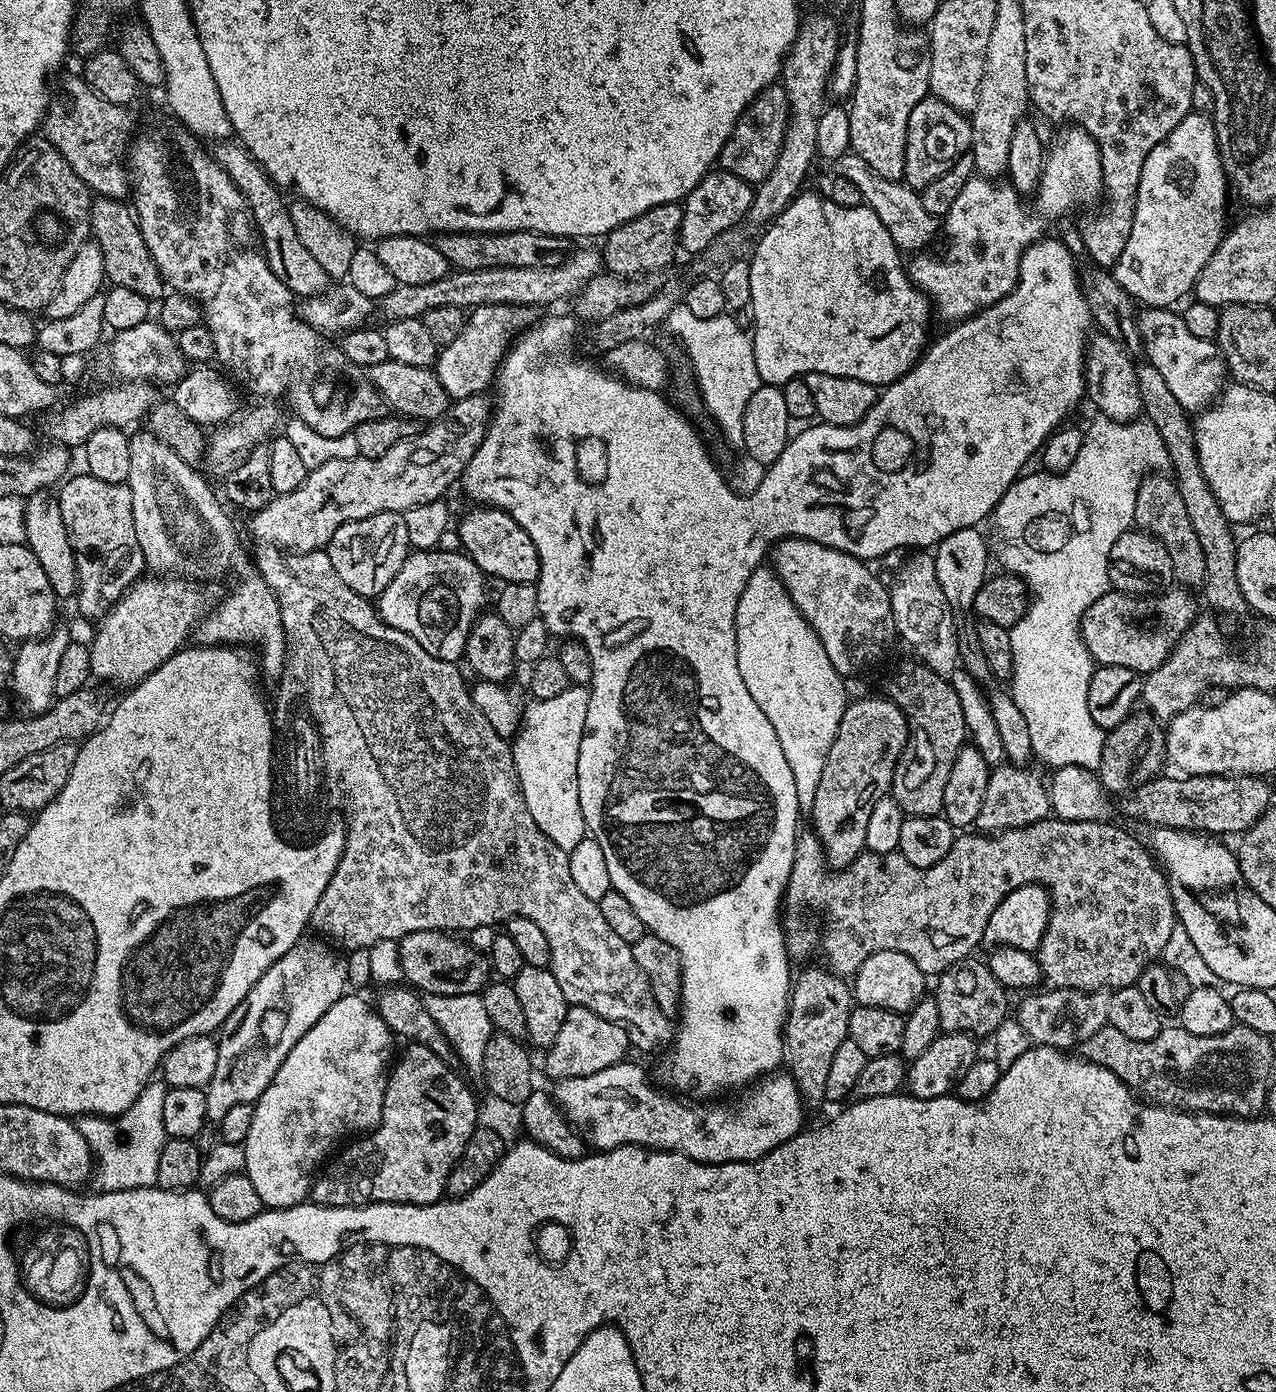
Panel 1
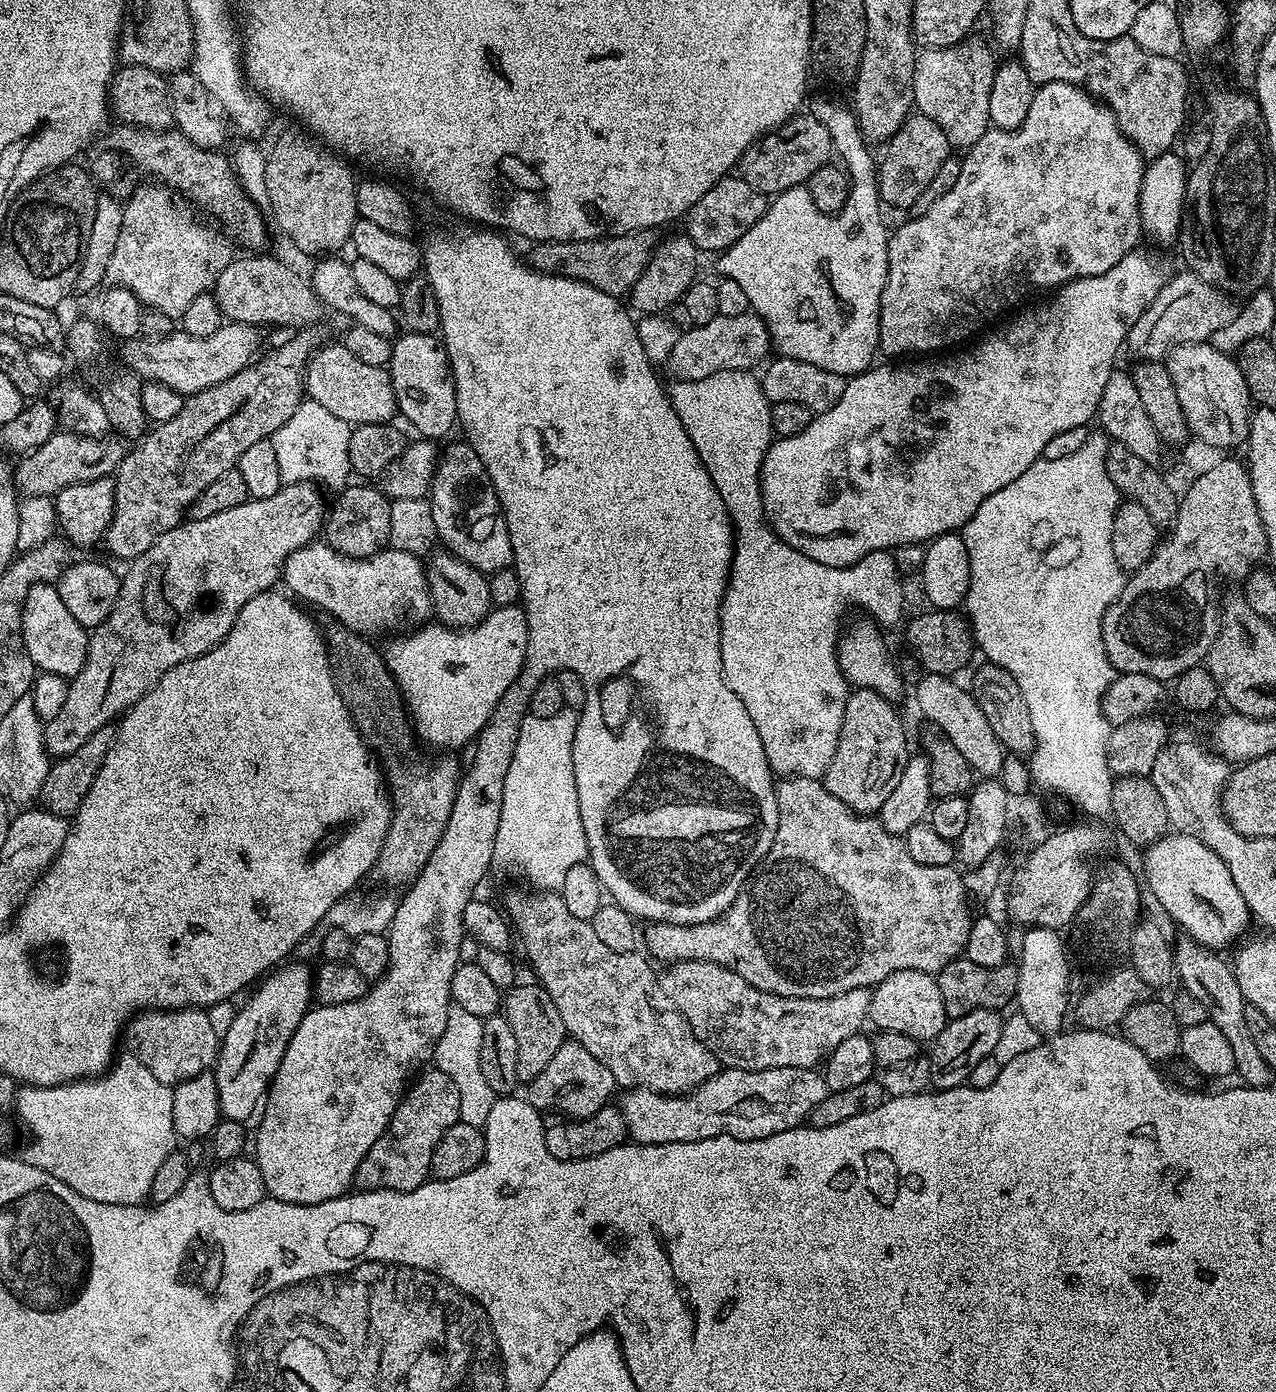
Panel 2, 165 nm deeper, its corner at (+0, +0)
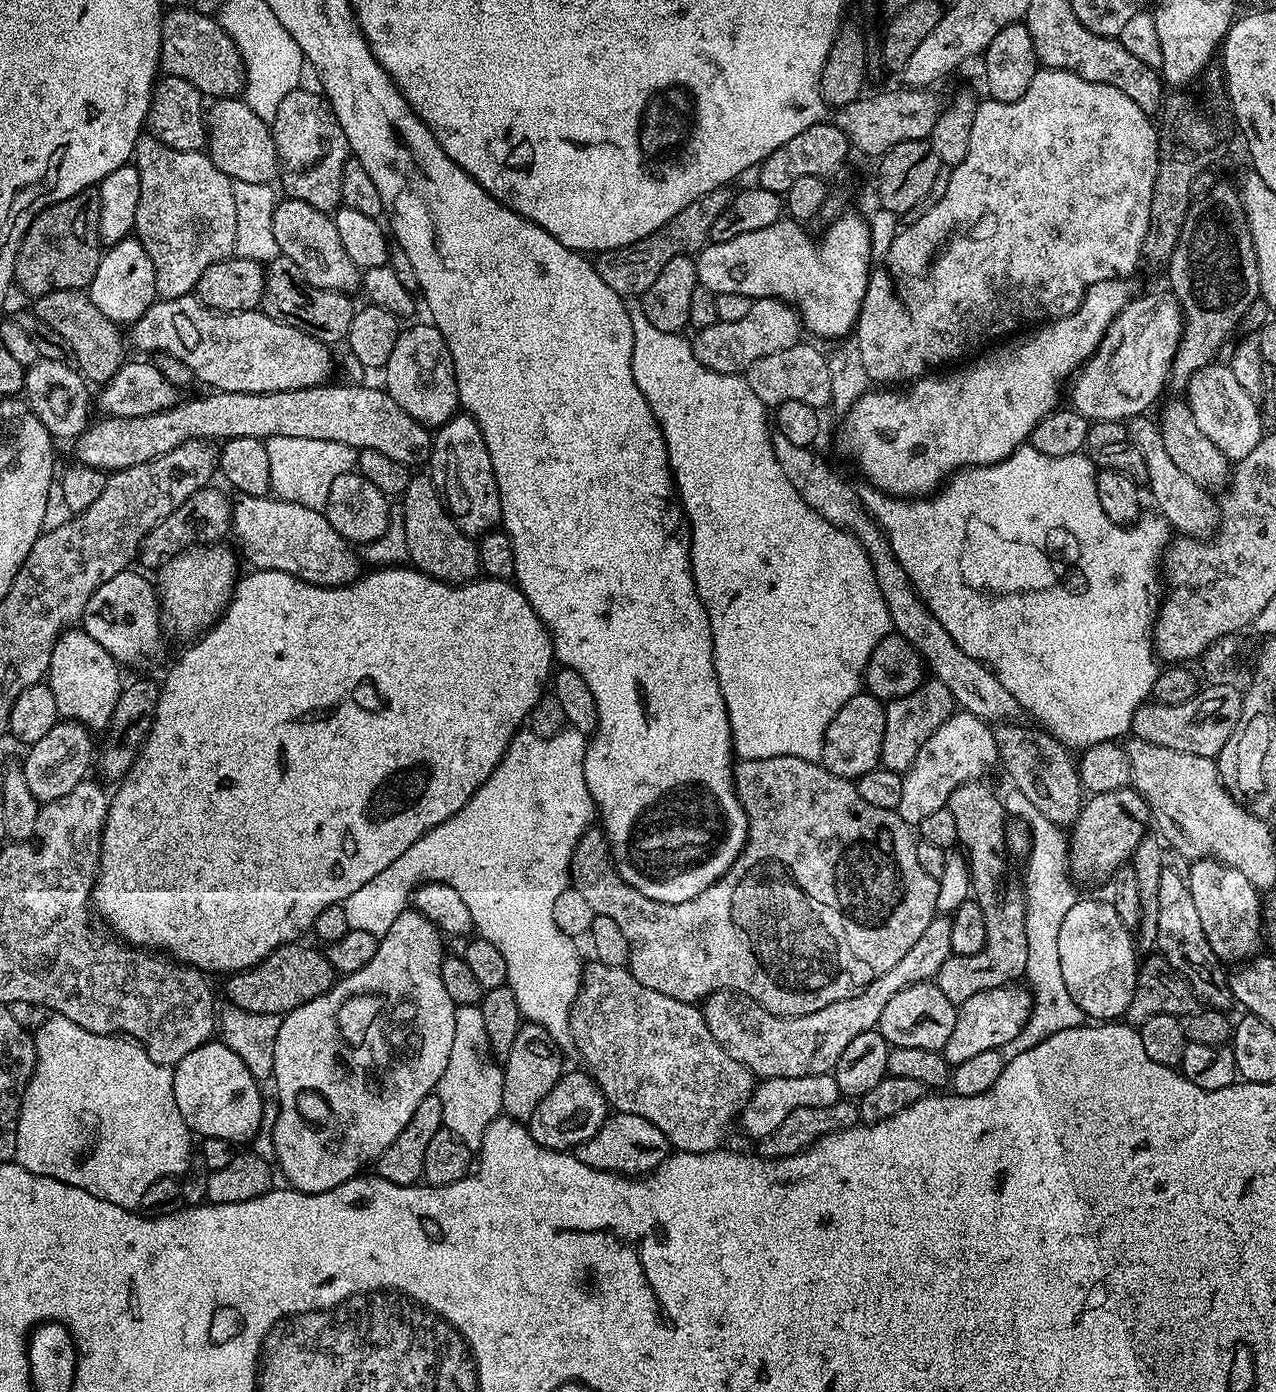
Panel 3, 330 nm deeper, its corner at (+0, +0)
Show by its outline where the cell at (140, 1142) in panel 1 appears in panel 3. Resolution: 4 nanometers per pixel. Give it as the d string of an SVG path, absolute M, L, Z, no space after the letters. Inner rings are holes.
M65 1016L49 1017L34 1032L36 1069L20 1103L15 1163L30 1170L30 1174L78 1186L78 1190L86 1190L86 1194L94 1194L102 1202L139 1209L142 1194L154 1182L167 1176L182 1177L194 1155L193 1133L178 1114L178 1102L174 1102L172 1068L154 1062L136 1041L123 1035L94 1034Z

